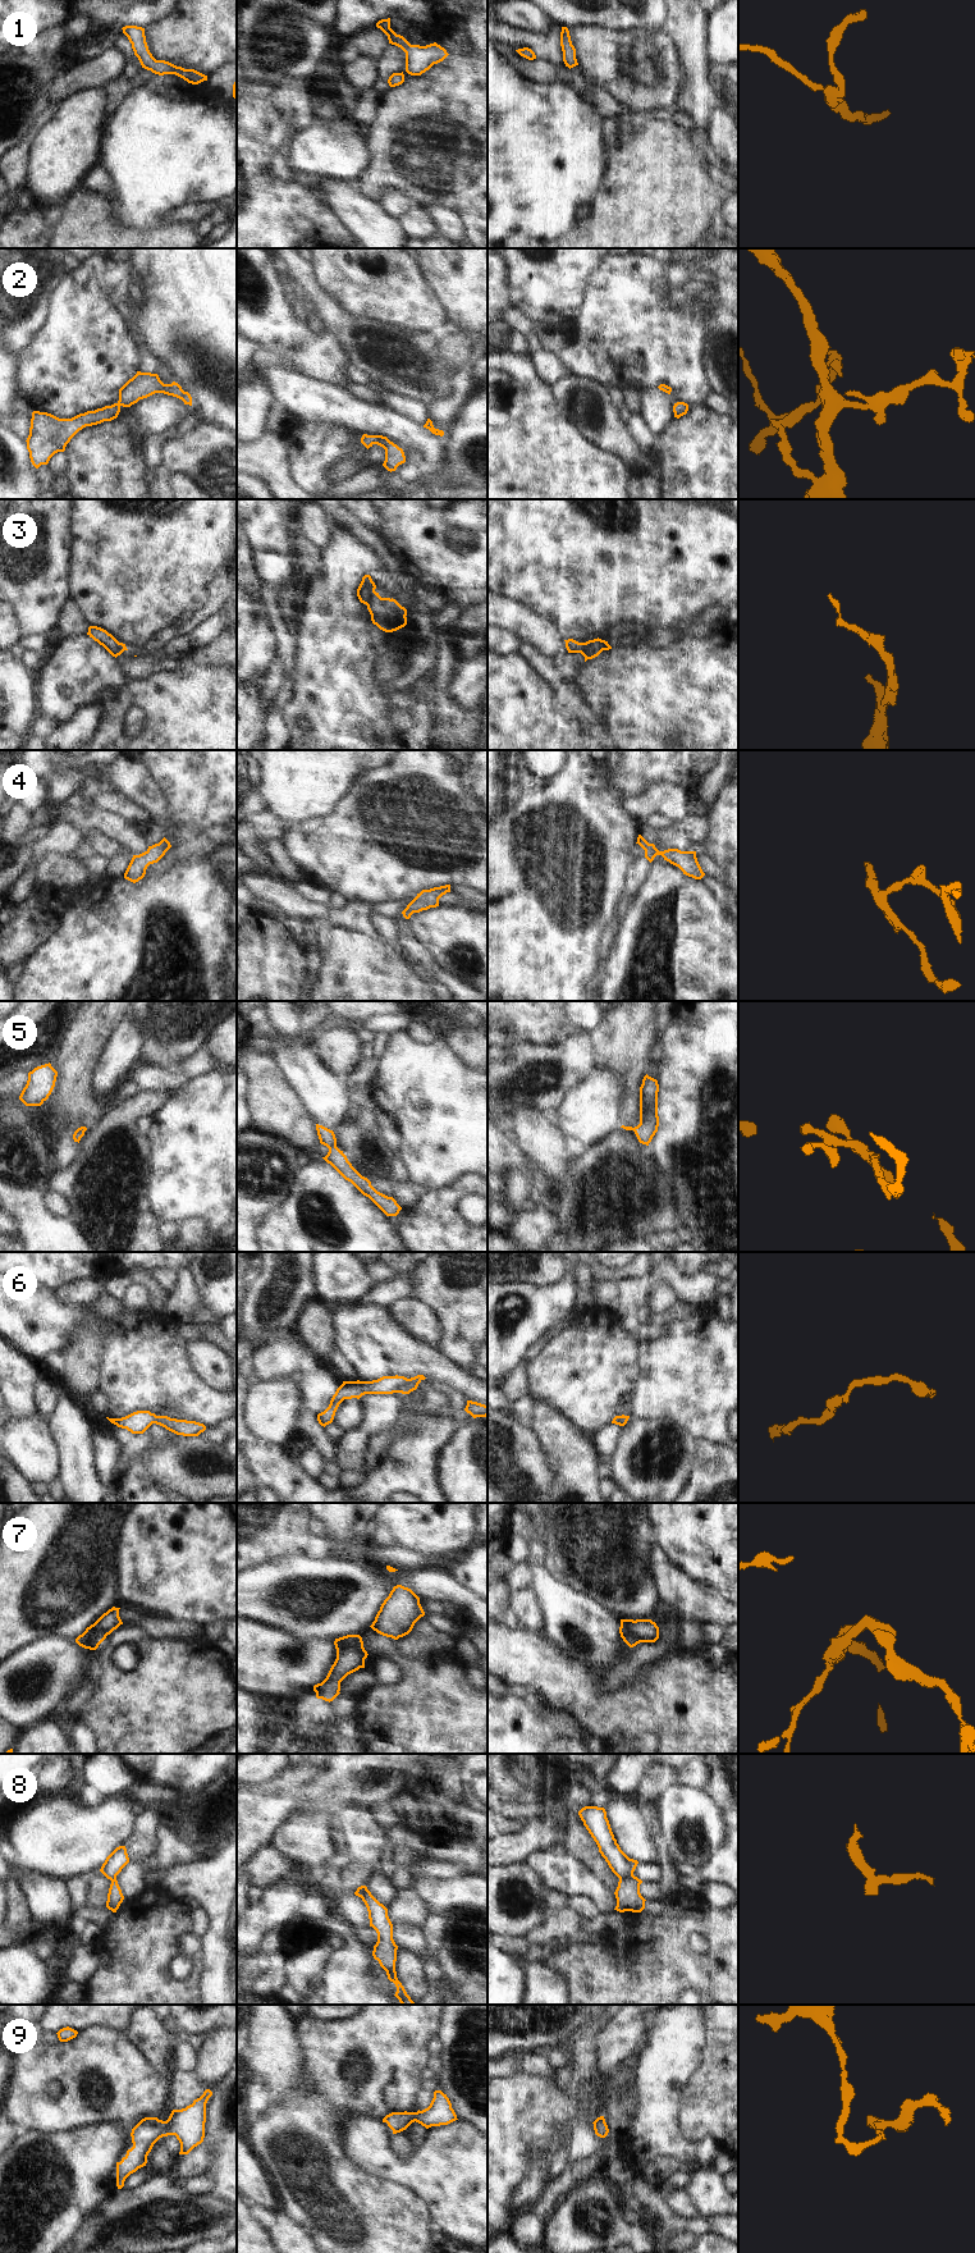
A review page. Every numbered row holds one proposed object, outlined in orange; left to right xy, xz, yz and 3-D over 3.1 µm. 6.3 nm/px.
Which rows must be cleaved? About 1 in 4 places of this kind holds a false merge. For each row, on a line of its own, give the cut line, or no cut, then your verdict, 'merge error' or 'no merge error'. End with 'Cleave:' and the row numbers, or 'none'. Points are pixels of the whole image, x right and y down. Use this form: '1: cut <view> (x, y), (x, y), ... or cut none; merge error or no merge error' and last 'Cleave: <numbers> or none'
1: cut none; no merge error
2: cut none; no merge error
3: cut yz (580, 643), (587, 658); merge error
4: cut none; no merge error
5: cut none; no merge error
6: cut none; no merge error
7: cut xz (362, 1643), (347, 1645), (337, 1653); merge error
8: cut yz (632, 1874), (619, 1878); merge error
9: cut none; no merge error
Cleave: 3, 7, 8

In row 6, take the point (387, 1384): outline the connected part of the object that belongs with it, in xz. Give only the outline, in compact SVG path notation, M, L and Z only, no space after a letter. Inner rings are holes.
M395 1375L383 1376L372 1381L343 1381L333 1395L329 1407L317 1415L317 1421L324 1427L331 1423L339 1404L344 1399L360 1399L365 1394L409 1394L416 1390L418 1384L425 1379L426 1377L424 1375L417 1375L411 1379Z

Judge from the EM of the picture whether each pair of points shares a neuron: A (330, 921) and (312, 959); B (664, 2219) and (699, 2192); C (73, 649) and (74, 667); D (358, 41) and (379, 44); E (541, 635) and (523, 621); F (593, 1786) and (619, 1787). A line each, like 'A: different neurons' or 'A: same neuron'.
A: same neuron
B: different neurons
C: same neuron
D: same neuron
E: same neuron
F: different neurons

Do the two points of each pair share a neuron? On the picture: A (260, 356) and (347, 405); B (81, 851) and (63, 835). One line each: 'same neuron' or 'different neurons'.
A: different neurons
B: different neurons

